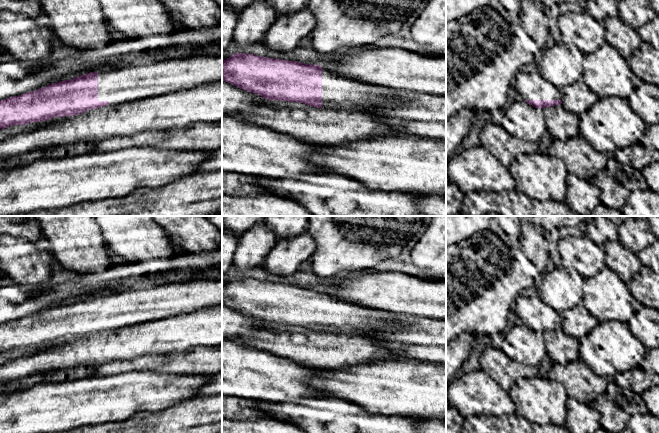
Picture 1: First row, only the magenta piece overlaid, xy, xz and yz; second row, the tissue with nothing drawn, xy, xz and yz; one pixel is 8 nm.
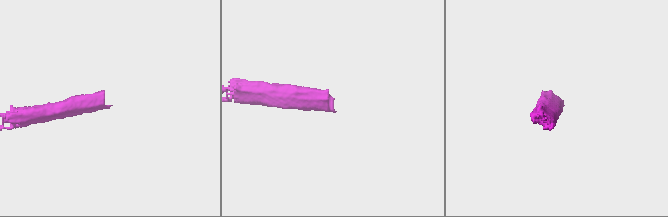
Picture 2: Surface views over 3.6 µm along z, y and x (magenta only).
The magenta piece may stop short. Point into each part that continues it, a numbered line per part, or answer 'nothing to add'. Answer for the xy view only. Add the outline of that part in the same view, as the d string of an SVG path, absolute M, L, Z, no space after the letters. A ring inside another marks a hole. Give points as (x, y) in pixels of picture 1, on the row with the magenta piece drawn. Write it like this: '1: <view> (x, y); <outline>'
1: xy (130, 83); M222 55L190 56L169 59L146 65L126 65L98 71L98 100L108 101L107 106L164 96L168 93L193 89L222 80Z

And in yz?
1: yz (531, 86); M537 70L531 73L517 72L516 88L522 100L562 100L561 91L544 80Z

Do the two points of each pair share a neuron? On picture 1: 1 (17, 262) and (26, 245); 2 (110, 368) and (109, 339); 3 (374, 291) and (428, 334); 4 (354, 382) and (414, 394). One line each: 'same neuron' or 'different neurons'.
1: same neuron
2: different neurons
3: different neurons
4: same neuron

